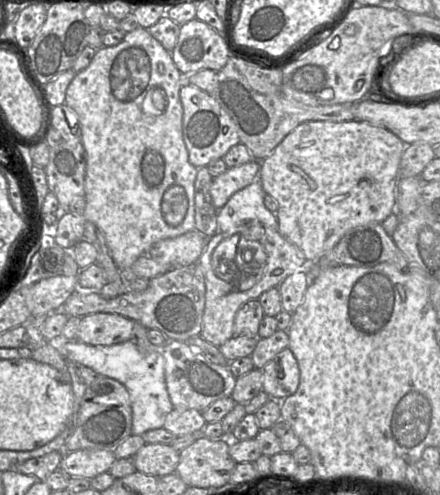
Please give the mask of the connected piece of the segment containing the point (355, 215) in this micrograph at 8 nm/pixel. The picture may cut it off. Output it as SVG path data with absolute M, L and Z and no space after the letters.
M308 121L290 132L274 151L260 161L259 180L264 192L278 202L278 232L297 246L308 264L329 252L351 229L382 223L396 210L399 167L406 144L395 134L368 122Z

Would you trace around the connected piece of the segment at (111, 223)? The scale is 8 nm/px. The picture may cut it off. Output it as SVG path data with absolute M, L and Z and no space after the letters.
M143 27L126 33L124 39L116 46L101 47L90 64L84 70L75 74L68 85L65 96L65 104L76 114L81 128L81 143L86 152L85 169L85 199L86 207L82 214L66 213L55 223L55 241L65 250L71 250L75 244L82 240L85 223L94 223L104 234L110 255L116 266L121 269L129 269L134 262L143 254L148 254L150 248L157 242L180 236L195 228L195 205L194 205L194 184L198 168L189 161L188 150L183 138L183 106L180 99L181 72L175 65L171 52L167 51L159 41L157 41Z

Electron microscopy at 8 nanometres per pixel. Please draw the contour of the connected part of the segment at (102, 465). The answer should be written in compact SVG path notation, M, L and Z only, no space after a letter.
M77 450L64 453L59 469L70 477L93 479L109 472L115 460L114 452L109 450Z

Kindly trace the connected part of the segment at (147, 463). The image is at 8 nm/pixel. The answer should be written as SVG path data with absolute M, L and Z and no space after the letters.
M145 444L134 456L136 470L154 477L176 473L180 452L171 445Z

